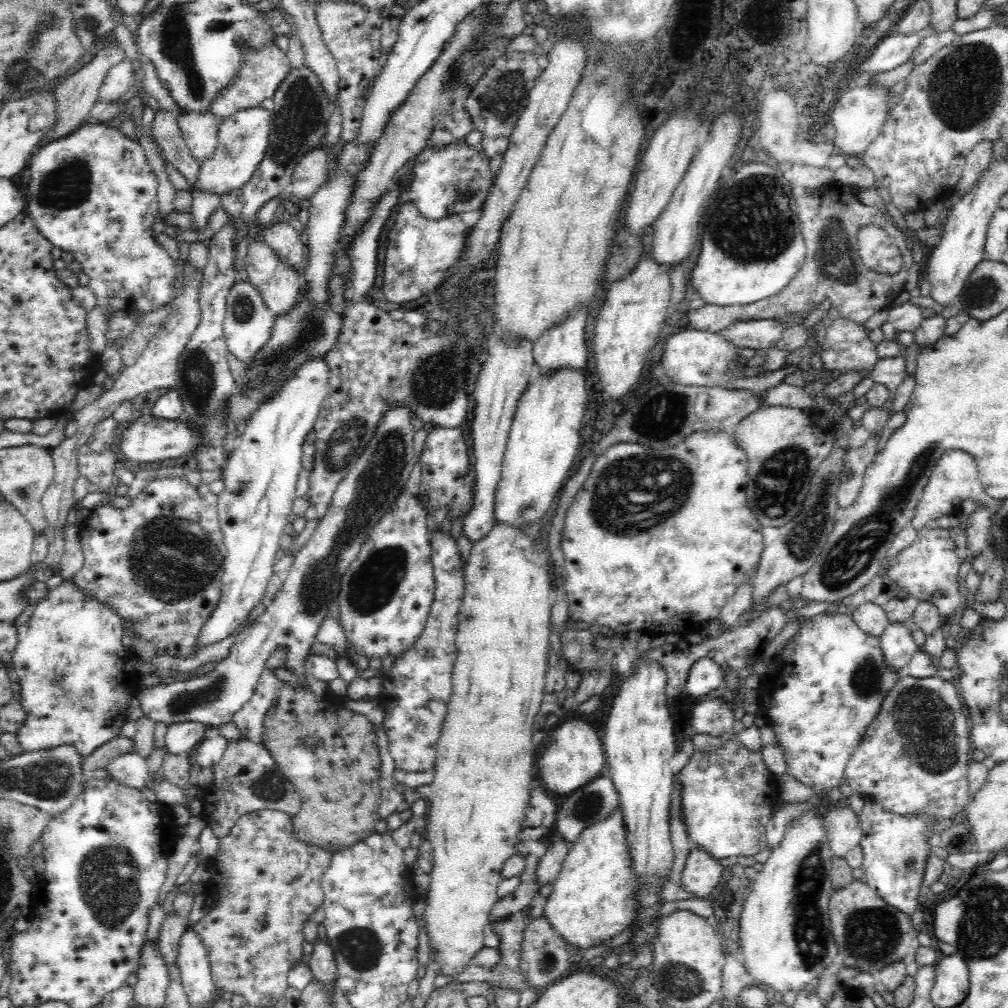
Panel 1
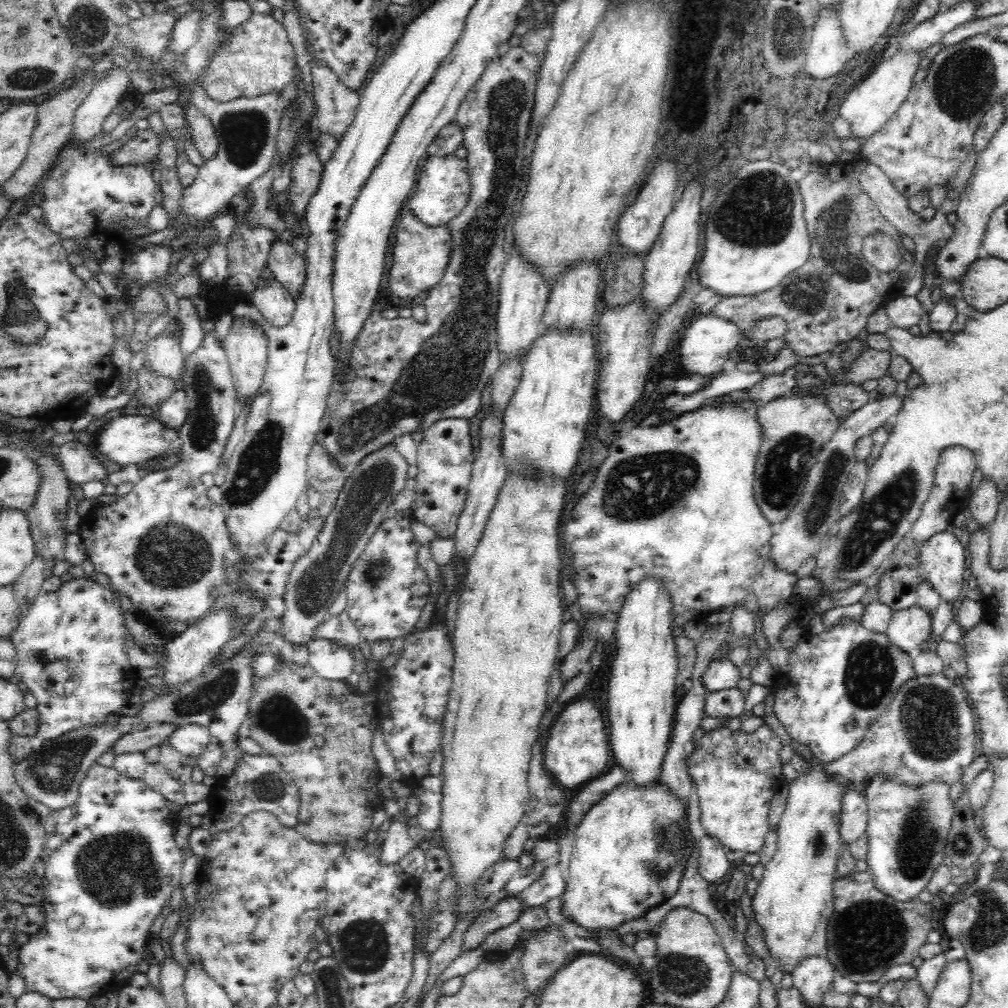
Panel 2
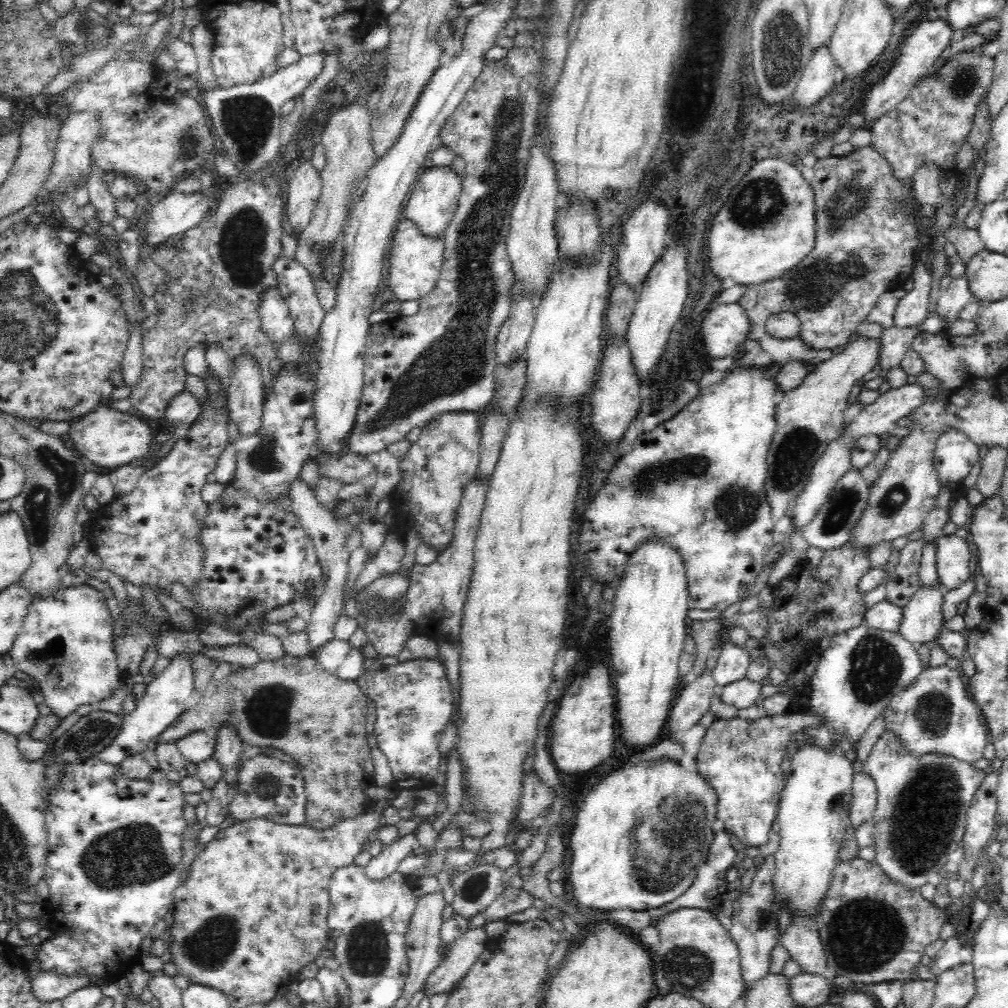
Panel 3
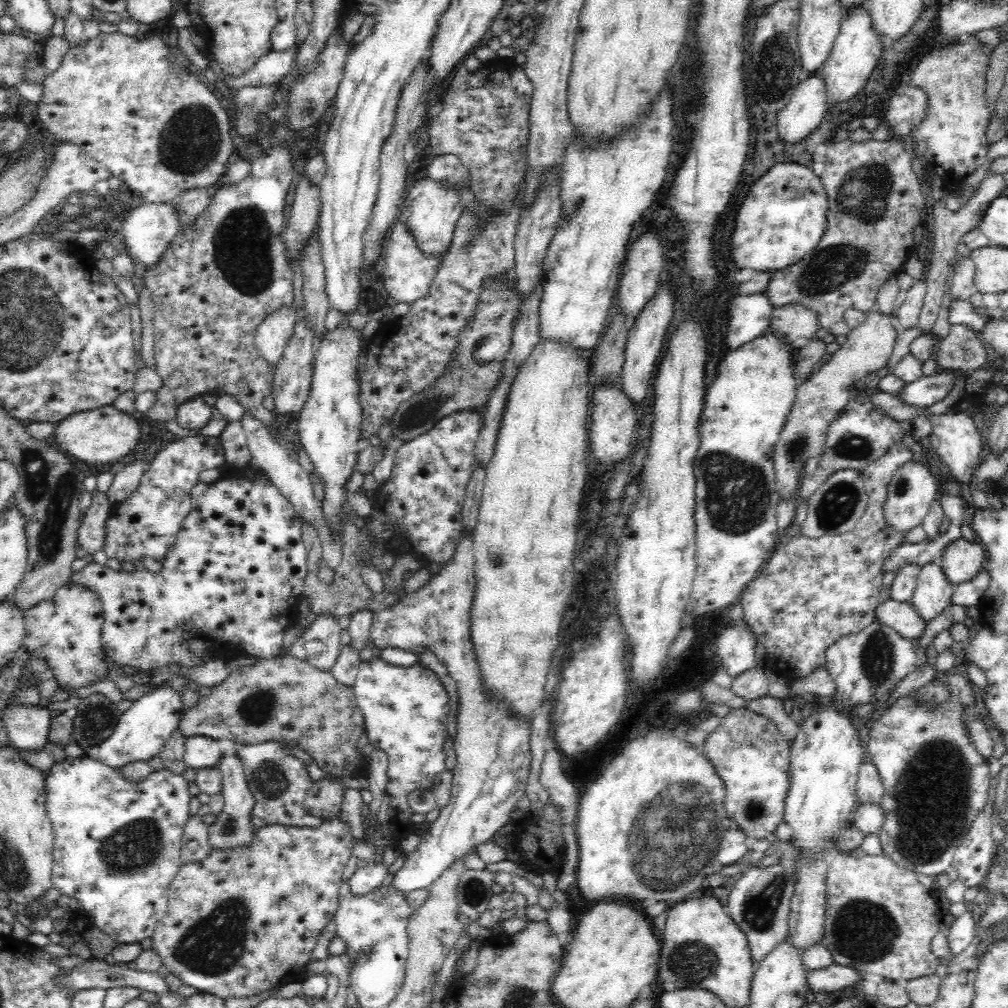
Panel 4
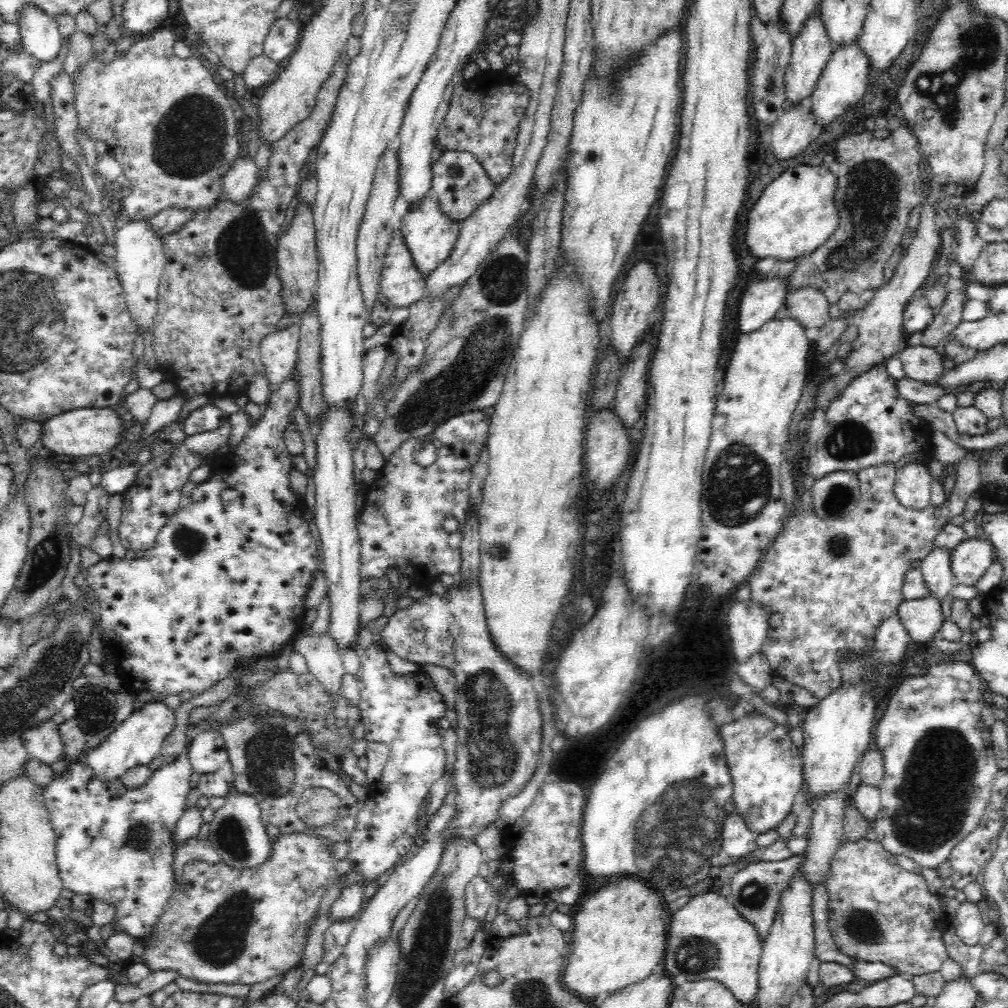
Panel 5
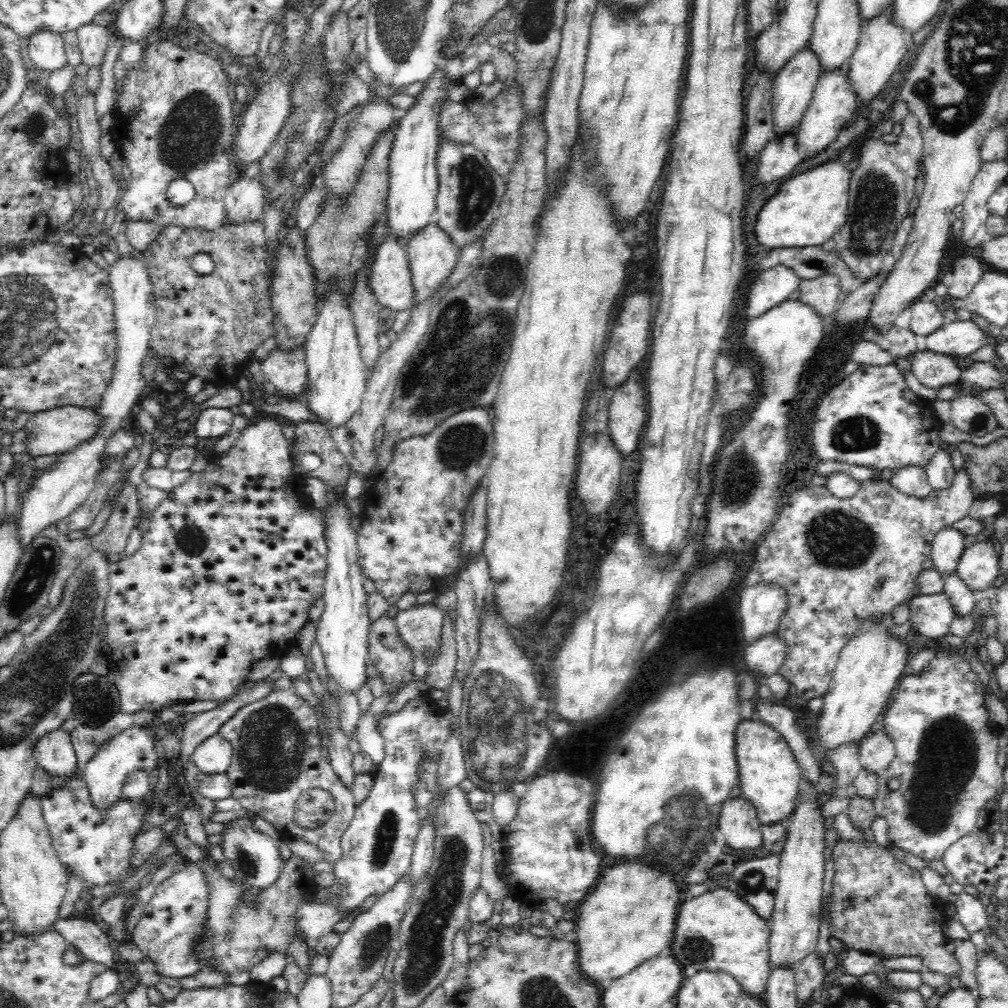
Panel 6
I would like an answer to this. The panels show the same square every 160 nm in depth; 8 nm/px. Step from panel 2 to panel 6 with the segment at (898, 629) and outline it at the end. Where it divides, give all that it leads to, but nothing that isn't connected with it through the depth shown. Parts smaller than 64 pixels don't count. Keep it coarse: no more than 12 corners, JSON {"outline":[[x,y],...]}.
{"outline":[[950,527],[931,545],[932,570],[955,573],[965,536]]}

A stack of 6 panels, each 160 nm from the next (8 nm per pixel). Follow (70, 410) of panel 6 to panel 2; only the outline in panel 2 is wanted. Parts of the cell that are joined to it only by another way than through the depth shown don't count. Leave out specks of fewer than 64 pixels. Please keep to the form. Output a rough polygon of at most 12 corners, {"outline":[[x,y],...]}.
{"outline":[[145,412],[98,432],[98,450],[120,466],[172,452],[176,430]]}

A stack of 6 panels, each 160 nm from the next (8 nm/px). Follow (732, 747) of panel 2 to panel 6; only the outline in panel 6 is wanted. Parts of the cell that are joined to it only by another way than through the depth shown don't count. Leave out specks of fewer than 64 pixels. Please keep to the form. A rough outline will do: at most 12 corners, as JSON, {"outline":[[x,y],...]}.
{"outline":[[756,717],[734,730],[739,788],[762,825],[798,803],[801,768]]}

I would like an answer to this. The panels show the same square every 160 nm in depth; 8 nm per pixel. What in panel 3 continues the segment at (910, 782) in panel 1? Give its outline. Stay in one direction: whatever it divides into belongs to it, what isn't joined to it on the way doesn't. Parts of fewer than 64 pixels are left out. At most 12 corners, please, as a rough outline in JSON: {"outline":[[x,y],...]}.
{"outline":[[924,668],[884,709],[914,757],[987,743],[959,670]]}

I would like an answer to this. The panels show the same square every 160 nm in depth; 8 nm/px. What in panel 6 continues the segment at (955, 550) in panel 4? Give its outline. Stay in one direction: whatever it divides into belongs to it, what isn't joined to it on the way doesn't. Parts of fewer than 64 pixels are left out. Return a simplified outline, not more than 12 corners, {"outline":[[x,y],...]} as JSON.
{"outline":[[982,541],[965,548],[955,574],[983,591],[999,576],[999,556]]}

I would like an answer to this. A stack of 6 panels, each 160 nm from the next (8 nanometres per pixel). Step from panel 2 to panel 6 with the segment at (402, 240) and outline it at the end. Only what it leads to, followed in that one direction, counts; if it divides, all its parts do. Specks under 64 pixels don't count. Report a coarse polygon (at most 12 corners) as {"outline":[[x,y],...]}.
{"outline":[[391,233],[375,250],[369,287],[380,308],[415,307],[407,250]]}

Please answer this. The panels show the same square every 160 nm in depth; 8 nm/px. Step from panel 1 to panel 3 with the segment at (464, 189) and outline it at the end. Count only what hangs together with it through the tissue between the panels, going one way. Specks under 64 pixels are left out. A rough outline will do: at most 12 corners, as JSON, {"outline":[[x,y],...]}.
{"outline":[[426,168],[402,216],[443,236],[457,211],[462,177]]}

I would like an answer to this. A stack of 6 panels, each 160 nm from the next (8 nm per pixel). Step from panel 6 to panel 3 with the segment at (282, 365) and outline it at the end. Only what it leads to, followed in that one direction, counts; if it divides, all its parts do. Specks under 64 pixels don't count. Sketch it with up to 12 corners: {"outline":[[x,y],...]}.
{"outline":[[276,286],[260,294],[259,317],[275,346],[291,338],[294,319]]}

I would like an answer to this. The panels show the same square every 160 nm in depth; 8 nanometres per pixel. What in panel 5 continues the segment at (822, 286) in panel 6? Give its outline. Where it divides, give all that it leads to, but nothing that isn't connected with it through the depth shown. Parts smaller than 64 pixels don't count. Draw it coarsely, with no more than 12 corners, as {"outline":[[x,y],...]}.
{"outline":[[818,289],[784,296],[790,318],[804,330],[828,321],[828,301]]}

